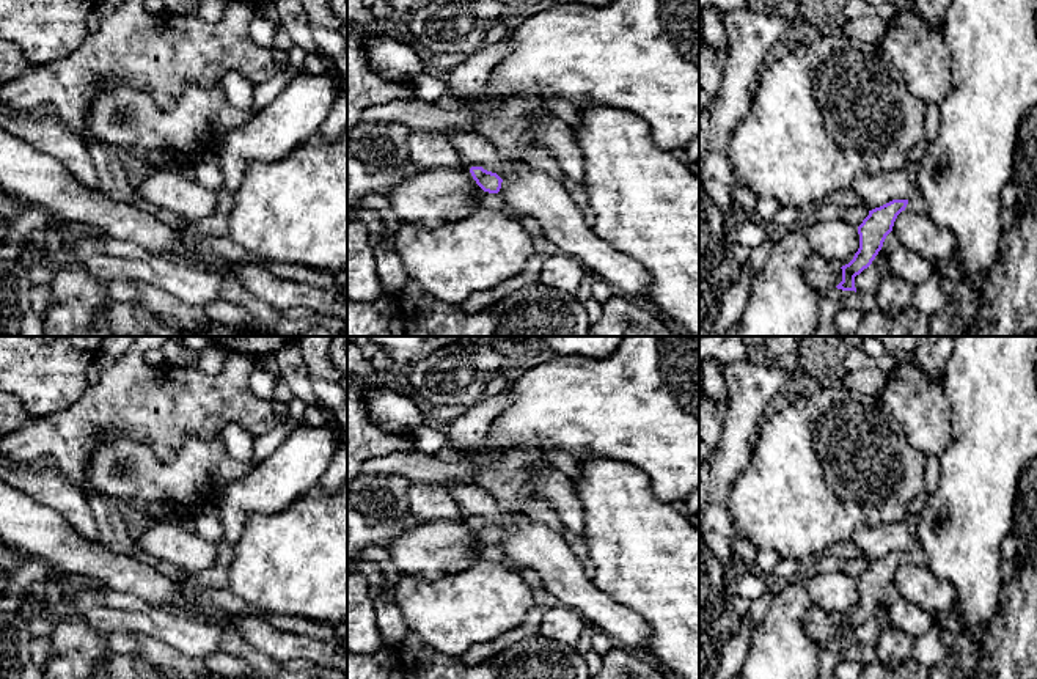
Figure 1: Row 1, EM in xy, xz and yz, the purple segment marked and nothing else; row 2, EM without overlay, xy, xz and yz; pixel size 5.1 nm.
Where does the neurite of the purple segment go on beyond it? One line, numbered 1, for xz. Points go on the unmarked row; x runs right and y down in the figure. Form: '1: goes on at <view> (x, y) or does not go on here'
1: goes on at xz (495, 554)

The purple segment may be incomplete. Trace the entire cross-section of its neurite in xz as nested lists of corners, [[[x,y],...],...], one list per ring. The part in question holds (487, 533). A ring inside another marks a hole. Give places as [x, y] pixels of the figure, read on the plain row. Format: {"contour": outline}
{"contour": [[[471,519],[470,525],[478,536],[478,558],[492,563],[503,563],[506,560],[504,550],[500,544],[503,531],[497,525],[487,523],[482,519]]]}

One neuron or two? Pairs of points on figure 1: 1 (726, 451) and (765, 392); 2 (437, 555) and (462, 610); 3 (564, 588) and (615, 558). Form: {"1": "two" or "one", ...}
{"1": "one", "2": "two", "3": "two"}

